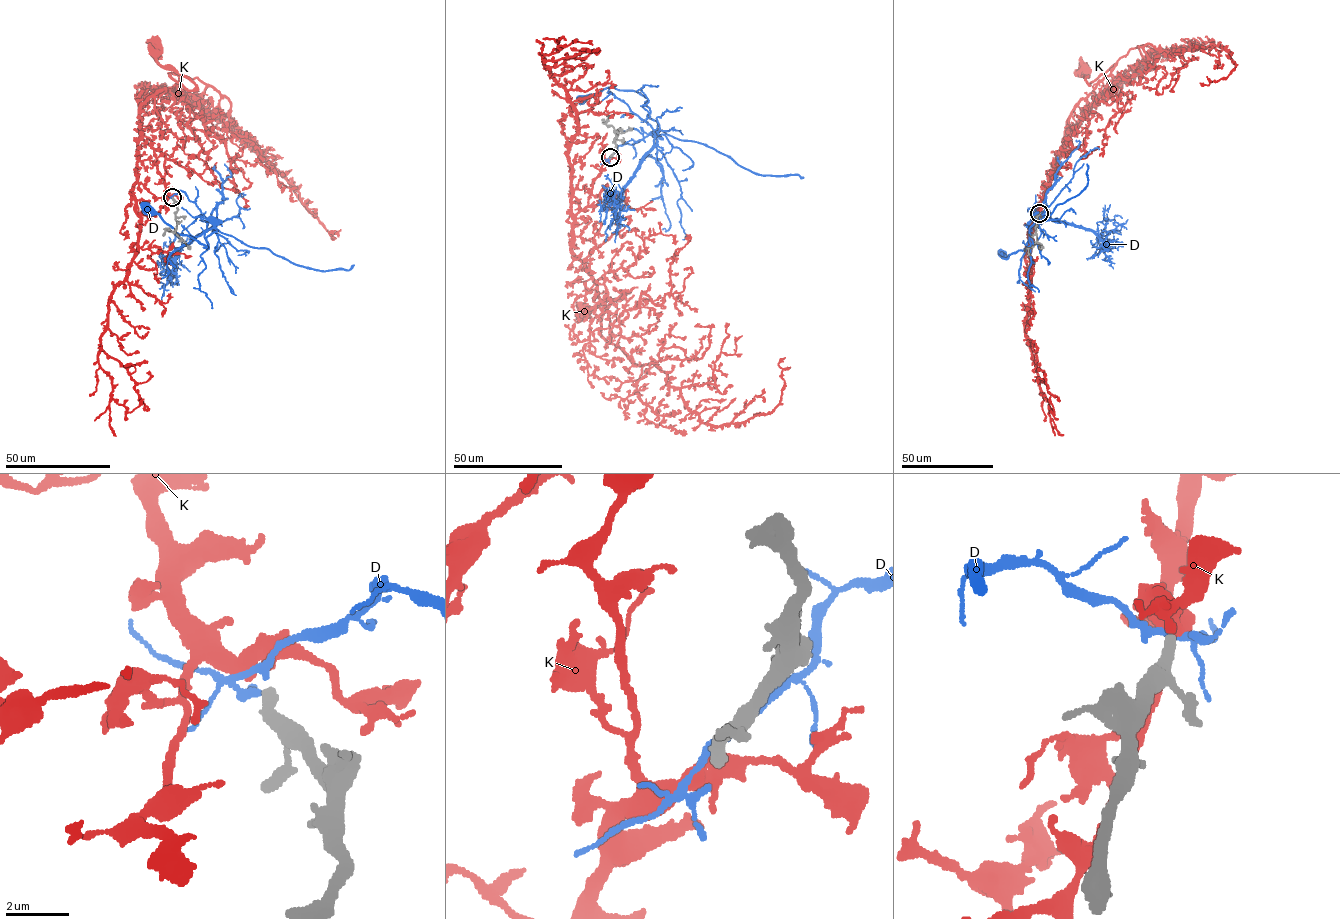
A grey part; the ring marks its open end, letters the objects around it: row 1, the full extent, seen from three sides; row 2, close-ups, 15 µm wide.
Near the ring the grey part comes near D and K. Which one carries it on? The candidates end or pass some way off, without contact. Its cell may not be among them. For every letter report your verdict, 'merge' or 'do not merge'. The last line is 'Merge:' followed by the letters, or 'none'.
D: do not merge
K: merge
Merge: K

